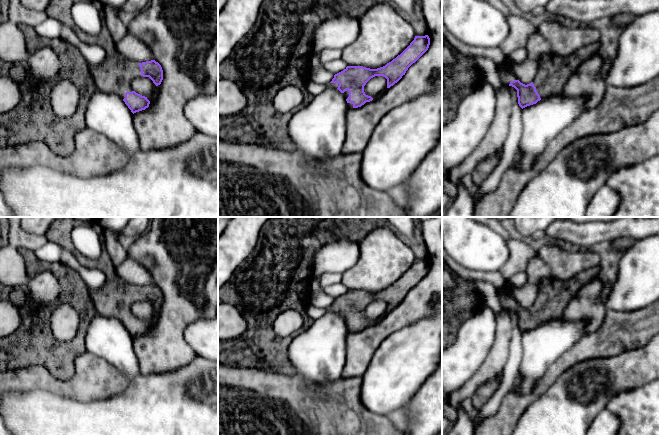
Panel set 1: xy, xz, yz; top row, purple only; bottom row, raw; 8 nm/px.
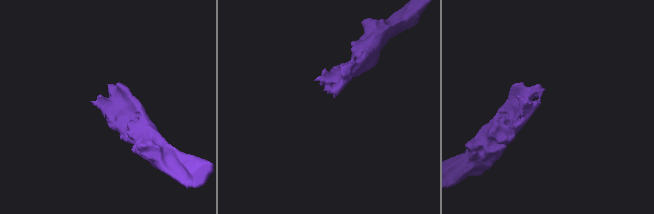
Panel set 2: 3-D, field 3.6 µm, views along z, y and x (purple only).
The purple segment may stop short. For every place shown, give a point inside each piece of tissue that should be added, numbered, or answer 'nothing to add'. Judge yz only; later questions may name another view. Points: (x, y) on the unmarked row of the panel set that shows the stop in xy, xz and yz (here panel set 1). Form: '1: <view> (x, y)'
1: yz (553, 296)

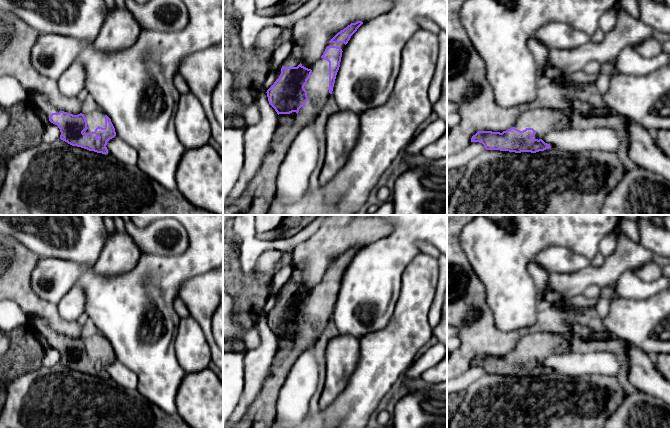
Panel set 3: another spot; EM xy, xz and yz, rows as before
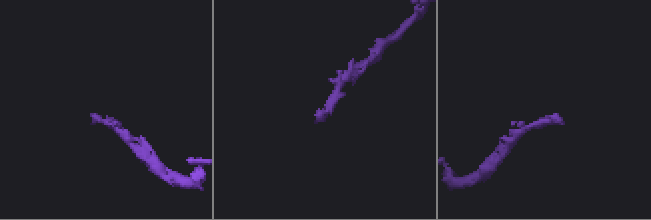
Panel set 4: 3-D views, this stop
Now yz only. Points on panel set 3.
1: yz (542, 344)

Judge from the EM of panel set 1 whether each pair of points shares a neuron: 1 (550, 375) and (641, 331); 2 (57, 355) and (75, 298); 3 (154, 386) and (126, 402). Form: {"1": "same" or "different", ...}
{"1": "same", "2": "same", "3": "same"}

